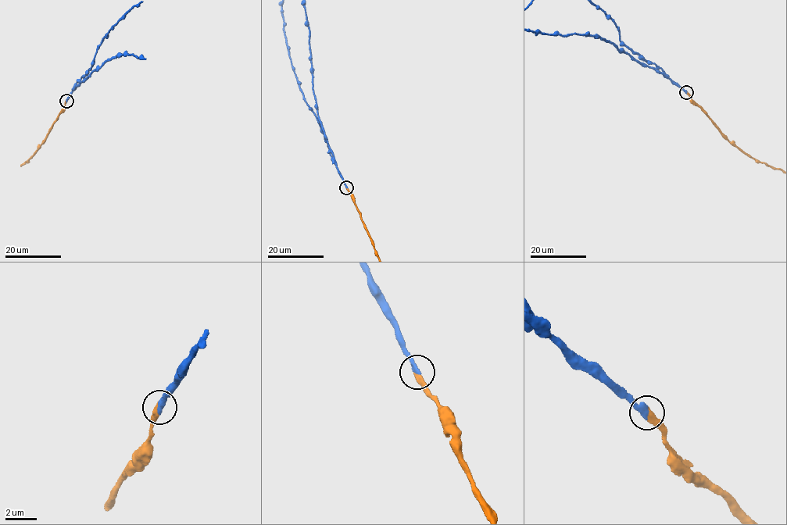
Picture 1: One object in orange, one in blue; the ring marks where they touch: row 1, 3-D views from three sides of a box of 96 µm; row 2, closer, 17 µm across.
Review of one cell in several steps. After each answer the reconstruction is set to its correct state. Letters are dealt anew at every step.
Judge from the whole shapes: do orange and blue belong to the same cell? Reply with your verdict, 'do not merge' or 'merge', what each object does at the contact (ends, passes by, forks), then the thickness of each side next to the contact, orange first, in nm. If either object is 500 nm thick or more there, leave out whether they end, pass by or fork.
merge; orange ends; blue ends; calibres 400 and 400 nm

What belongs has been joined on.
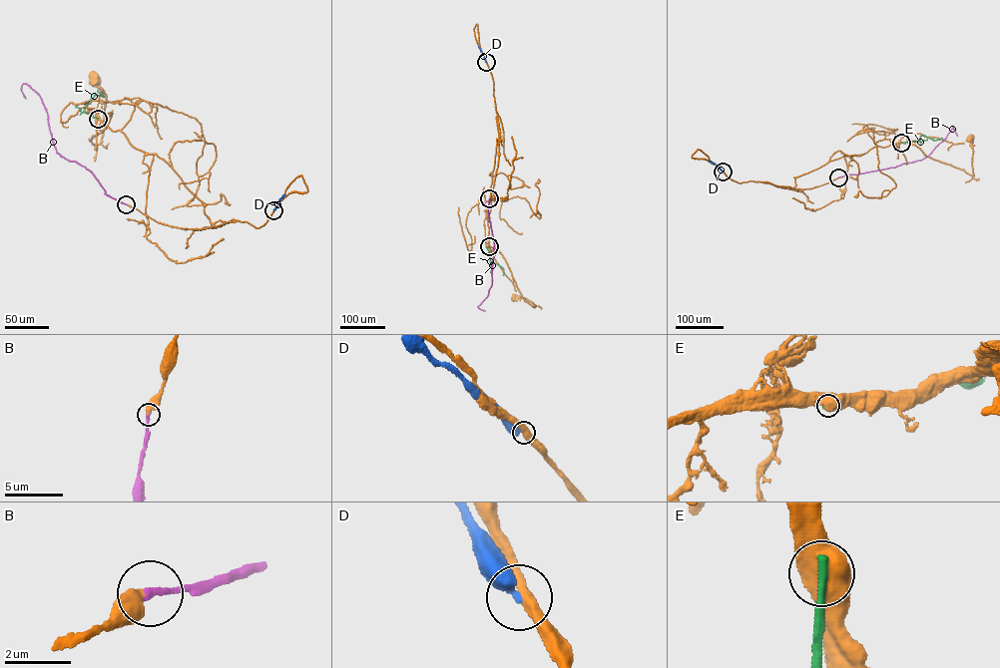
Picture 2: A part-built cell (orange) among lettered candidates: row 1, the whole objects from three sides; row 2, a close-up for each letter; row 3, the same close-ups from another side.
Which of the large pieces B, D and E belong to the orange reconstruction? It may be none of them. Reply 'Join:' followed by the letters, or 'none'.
Join: B

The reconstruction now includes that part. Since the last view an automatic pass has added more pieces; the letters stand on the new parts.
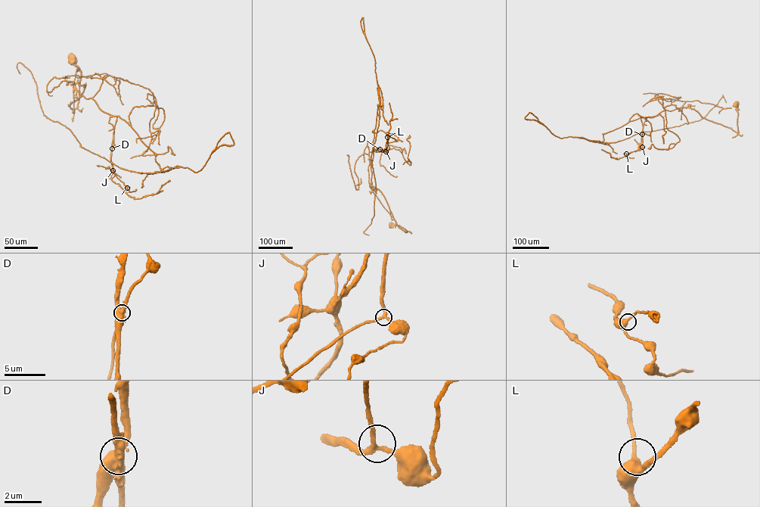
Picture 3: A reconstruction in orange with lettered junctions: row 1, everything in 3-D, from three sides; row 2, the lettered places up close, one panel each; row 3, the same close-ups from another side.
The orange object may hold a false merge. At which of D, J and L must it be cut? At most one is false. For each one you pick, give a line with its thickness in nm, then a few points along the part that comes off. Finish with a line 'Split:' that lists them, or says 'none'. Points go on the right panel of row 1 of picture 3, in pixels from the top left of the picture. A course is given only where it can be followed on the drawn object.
D: 500 nm | (642, 134), (642, 147), (625, 156), (634, 158)
Split: D

